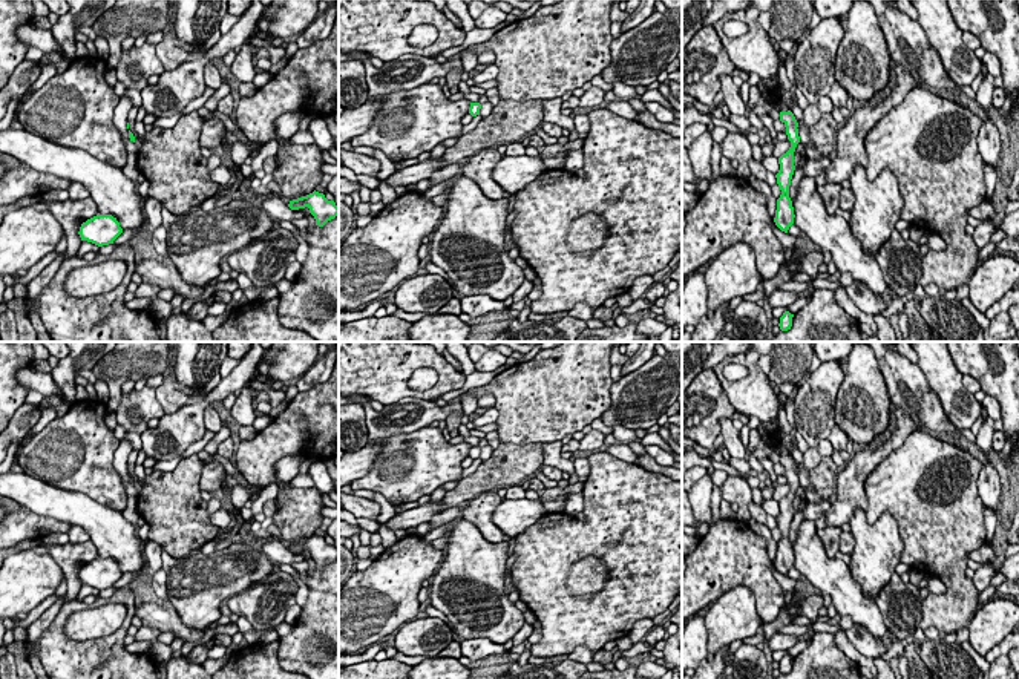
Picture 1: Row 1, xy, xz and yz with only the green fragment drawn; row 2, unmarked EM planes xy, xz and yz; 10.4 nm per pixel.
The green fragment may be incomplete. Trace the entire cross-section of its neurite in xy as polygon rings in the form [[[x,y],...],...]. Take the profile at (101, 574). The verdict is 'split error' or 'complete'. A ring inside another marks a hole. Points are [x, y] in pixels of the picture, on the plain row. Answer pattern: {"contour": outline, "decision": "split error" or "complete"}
{"contour": [[[97,558],[80,570],[81,584],[92,586],[98,590],[113,587],[113,584],[123,576],[120,566],[112,558]]], "decision": "complete"}

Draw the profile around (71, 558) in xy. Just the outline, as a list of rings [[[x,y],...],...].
[[[90,540],[78,544],[67,543],[64,546],[44,544],[41,541],[38,544],[48,549],[51,556],[64,573],[64,578],[67,581],[64,604],[75,599],[81,589],[81,581],[78,578],[81,567],[98,558],[95,544]]]

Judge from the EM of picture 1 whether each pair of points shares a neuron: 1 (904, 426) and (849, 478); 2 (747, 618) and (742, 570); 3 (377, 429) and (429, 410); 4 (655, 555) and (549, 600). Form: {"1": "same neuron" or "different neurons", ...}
{"1": "same neuron", "2": "different neurons", "3": "same neuron", "4": "same neuron"}

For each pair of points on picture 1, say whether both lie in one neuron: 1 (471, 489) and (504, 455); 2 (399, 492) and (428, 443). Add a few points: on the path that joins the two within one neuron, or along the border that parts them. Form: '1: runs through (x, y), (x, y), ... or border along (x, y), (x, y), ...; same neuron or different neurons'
1: runs through (478, 482), (497, 463); same neuron
2: runs through (403, 480), (425, 455); same neuron

